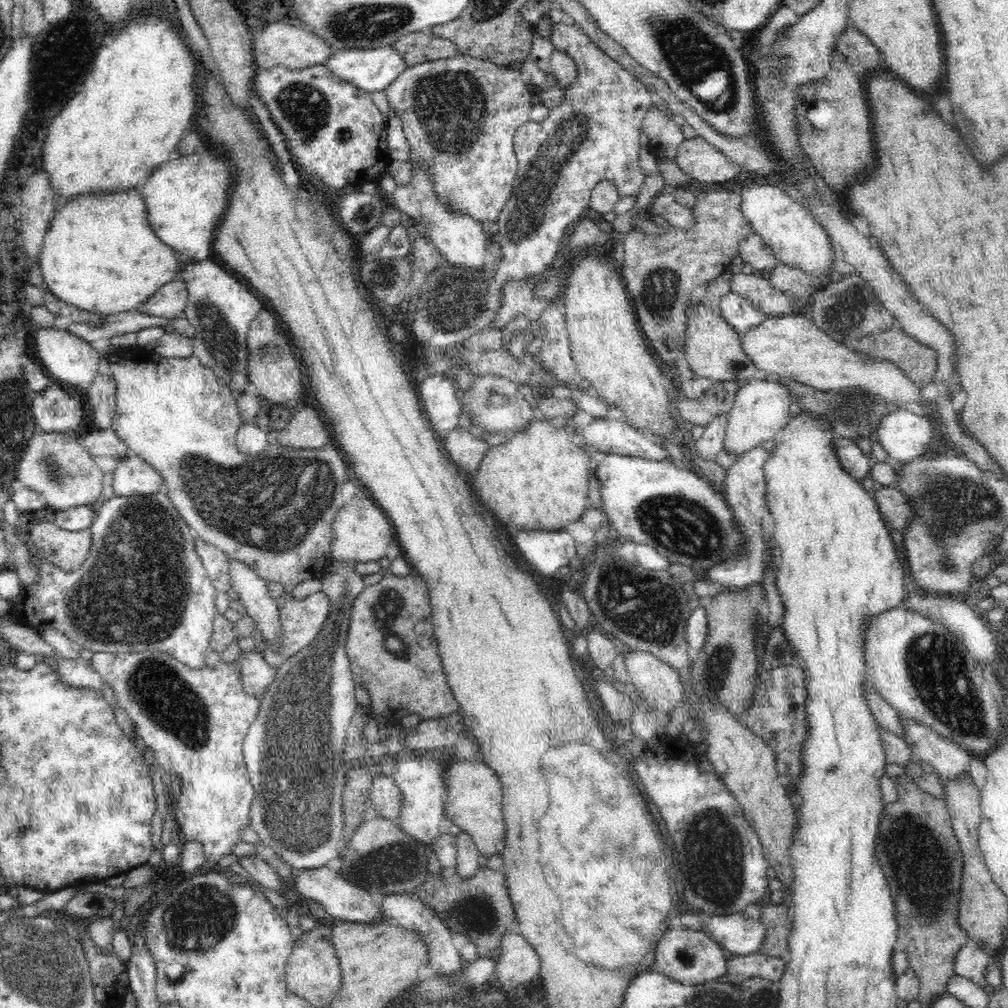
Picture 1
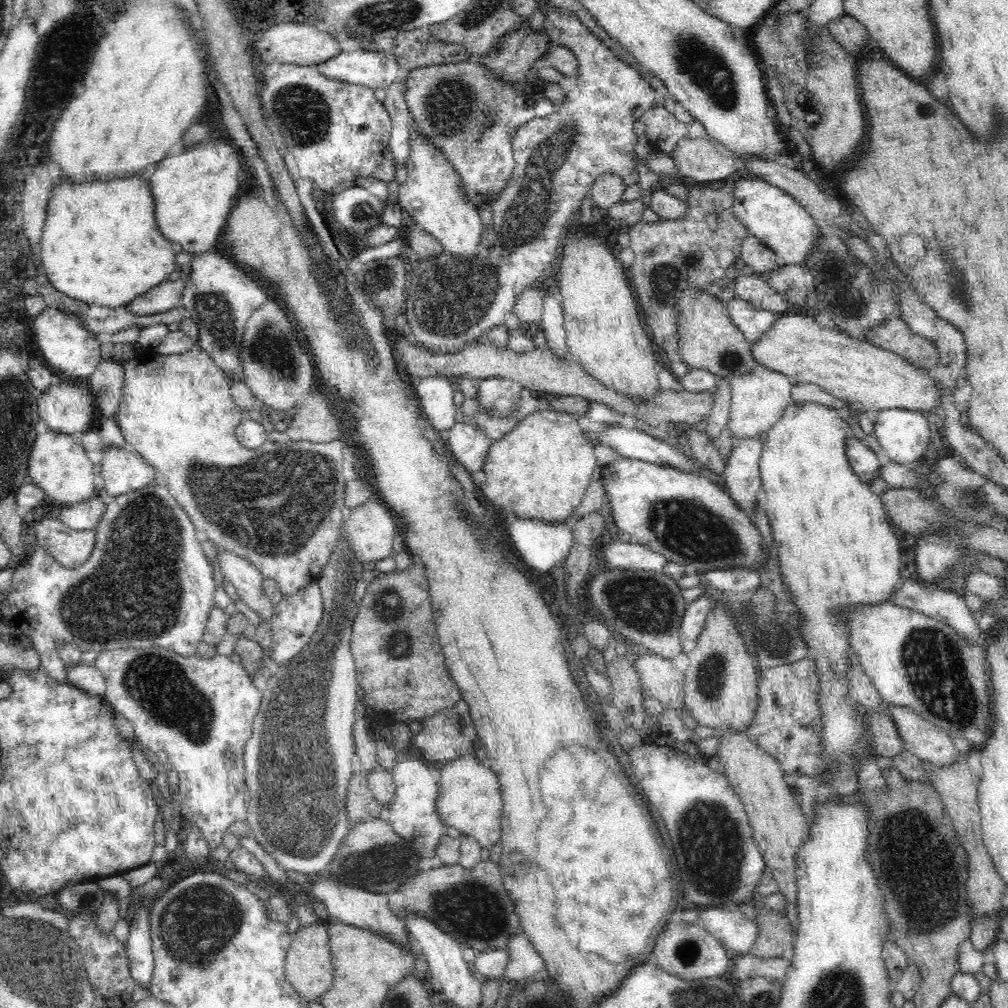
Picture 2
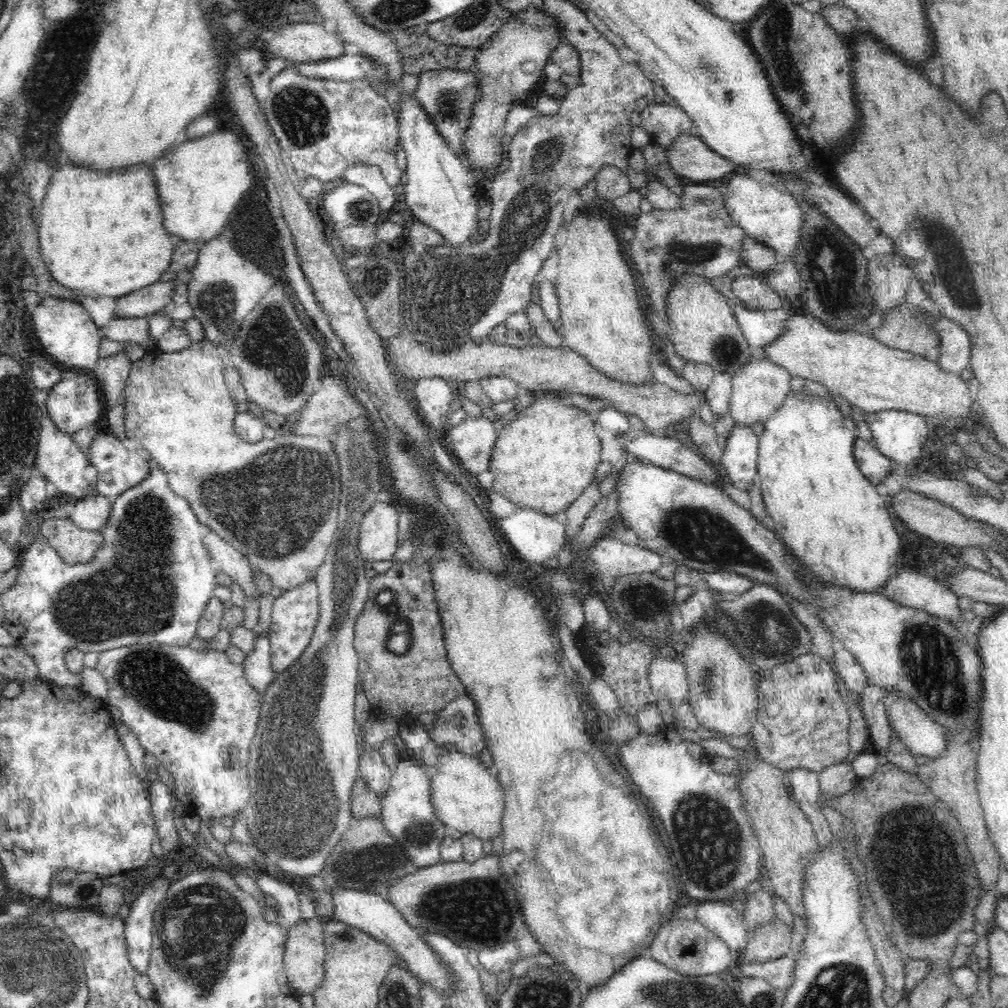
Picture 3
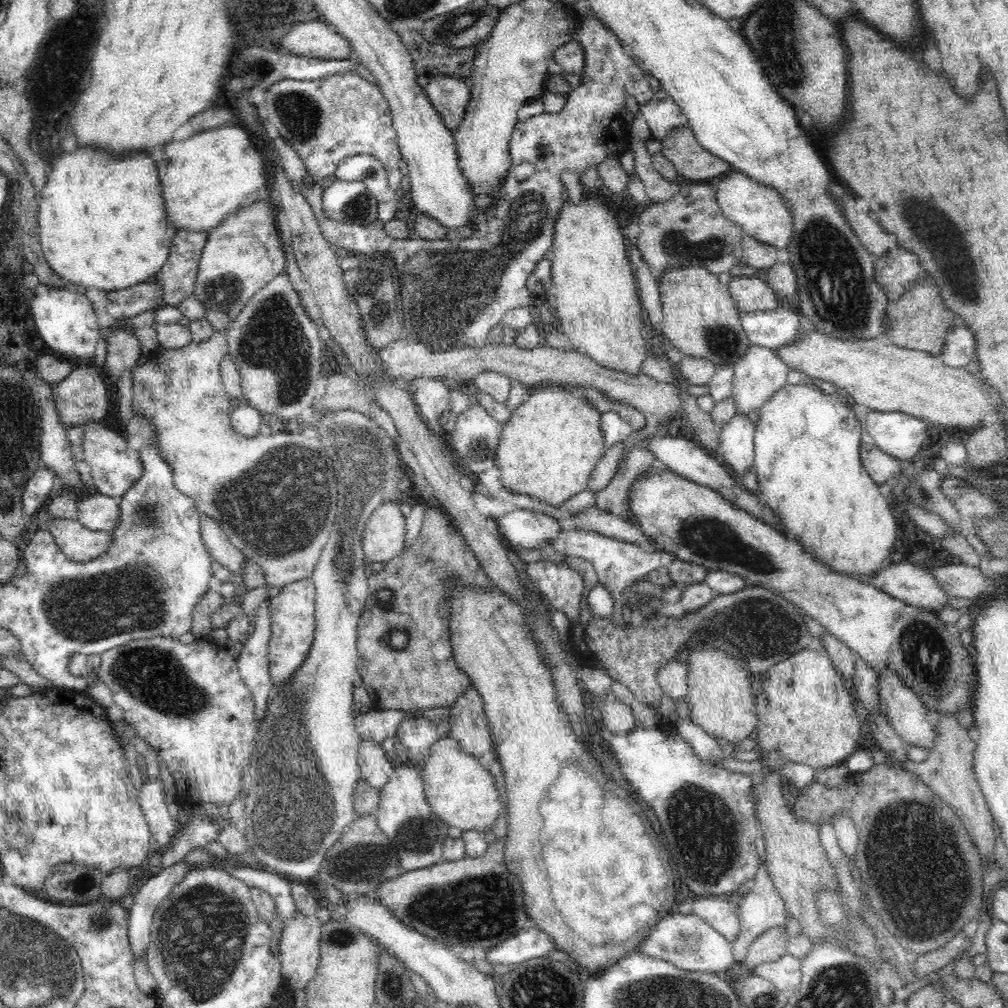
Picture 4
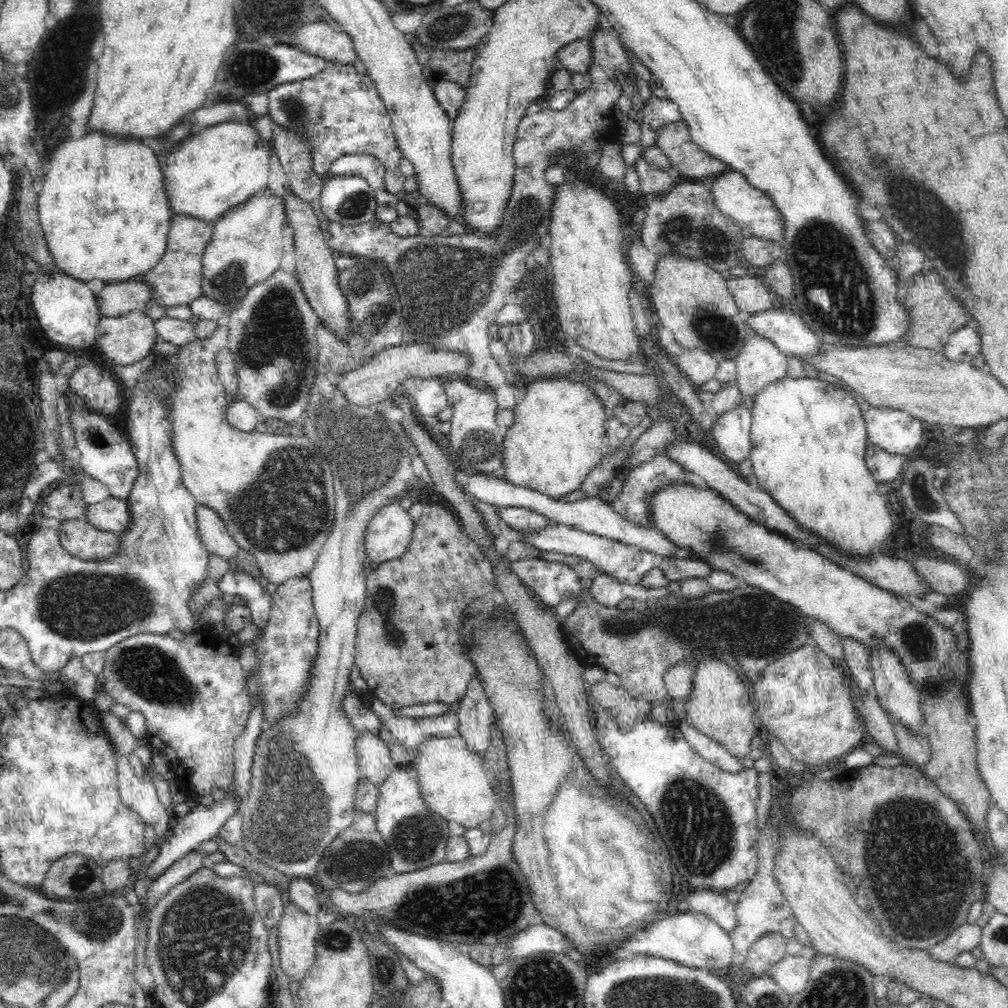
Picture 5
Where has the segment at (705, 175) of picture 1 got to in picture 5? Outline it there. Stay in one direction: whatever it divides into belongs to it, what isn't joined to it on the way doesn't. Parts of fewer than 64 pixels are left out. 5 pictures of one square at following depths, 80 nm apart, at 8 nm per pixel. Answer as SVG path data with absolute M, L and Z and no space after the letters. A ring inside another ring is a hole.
M684 120L662 126L657 131L656 147L669 159L677 176L697 180L726 172L724 162L704 153L693 142Z

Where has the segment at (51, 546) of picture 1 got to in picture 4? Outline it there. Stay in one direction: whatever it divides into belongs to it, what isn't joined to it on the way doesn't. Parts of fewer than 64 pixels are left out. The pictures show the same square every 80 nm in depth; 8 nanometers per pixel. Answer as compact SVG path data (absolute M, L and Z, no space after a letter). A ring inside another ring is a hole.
M52 519L47 532L60 547L63 559L71 562L89 562L106 554L111 546L112 534L92 531L78 520Z

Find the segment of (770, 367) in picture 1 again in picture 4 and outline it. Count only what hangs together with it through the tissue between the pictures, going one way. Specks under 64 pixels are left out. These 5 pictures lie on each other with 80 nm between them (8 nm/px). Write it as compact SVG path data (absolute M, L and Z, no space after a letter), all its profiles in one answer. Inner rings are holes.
M807 324L806 334L798 344L776 349L775 353L787 363L789 370L800 370L813 380L821 381L825 385L831 385L835 390L849 394L854 401L866 406L868 410L900 411L922 420L928 418L930 422L946 427L976 428L976 424L984 416L996 414L996 408L1000 406L1002 394L991 386L991 383L984 378L976 380L970 372L964 370L964 367L948 366L941 361L940 355L896 346L883 339L835 340L824 336L811 324Z

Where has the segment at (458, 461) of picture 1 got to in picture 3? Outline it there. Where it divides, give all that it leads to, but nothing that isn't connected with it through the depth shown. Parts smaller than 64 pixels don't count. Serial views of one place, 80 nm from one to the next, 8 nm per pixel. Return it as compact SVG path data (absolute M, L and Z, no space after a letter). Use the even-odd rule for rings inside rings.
M466 416L458 425L447 429L448 440L456 462L463 466L462 470L478 474L489 470L491 452L496 442L494 426L485 417Z

